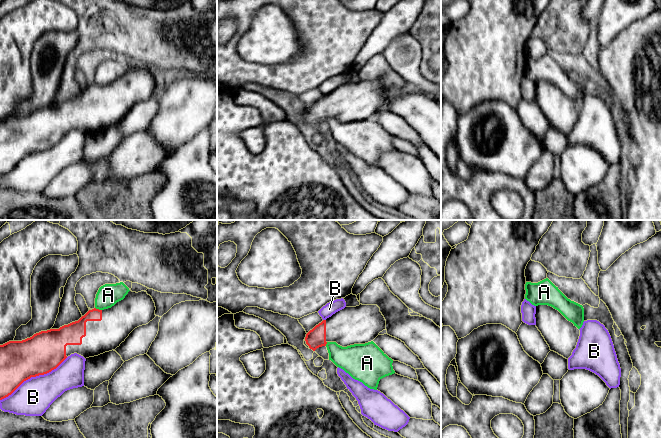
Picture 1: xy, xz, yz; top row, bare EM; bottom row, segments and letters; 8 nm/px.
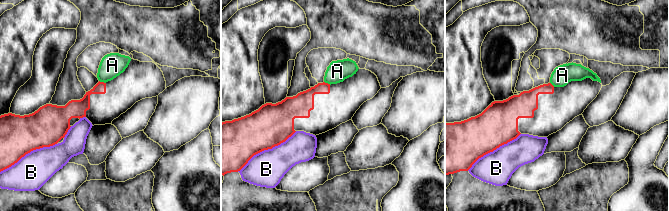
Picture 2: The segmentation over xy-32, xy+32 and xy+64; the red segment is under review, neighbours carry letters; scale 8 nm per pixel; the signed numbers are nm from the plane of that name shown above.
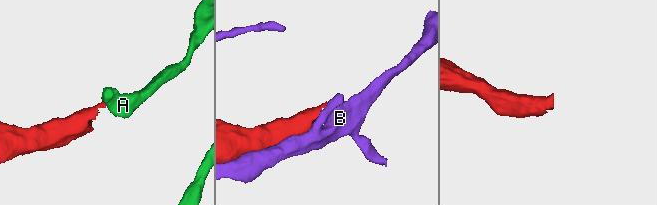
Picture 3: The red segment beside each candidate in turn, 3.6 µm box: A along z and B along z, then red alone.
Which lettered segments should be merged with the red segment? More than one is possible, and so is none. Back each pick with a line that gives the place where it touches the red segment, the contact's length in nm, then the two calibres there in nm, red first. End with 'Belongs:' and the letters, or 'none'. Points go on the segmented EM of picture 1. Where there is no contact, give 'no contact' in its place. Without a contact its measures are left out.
Belongs: none

